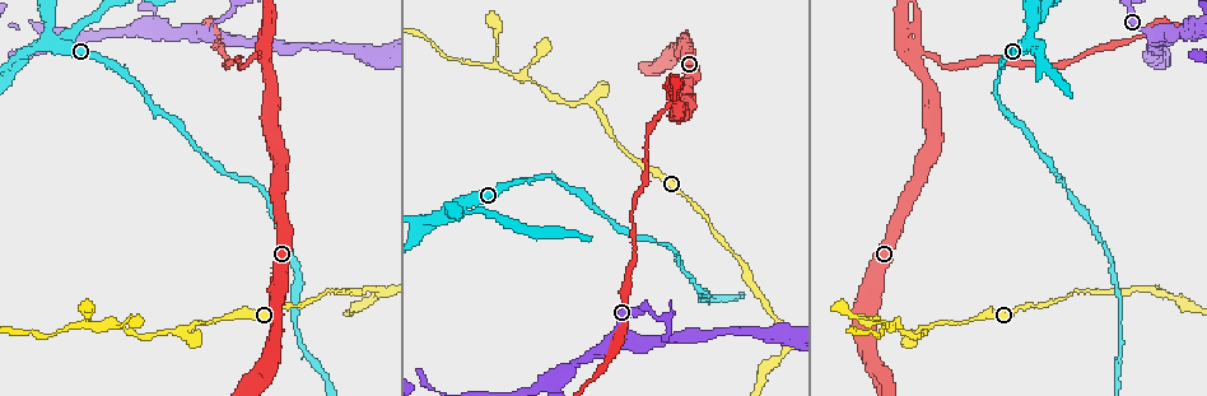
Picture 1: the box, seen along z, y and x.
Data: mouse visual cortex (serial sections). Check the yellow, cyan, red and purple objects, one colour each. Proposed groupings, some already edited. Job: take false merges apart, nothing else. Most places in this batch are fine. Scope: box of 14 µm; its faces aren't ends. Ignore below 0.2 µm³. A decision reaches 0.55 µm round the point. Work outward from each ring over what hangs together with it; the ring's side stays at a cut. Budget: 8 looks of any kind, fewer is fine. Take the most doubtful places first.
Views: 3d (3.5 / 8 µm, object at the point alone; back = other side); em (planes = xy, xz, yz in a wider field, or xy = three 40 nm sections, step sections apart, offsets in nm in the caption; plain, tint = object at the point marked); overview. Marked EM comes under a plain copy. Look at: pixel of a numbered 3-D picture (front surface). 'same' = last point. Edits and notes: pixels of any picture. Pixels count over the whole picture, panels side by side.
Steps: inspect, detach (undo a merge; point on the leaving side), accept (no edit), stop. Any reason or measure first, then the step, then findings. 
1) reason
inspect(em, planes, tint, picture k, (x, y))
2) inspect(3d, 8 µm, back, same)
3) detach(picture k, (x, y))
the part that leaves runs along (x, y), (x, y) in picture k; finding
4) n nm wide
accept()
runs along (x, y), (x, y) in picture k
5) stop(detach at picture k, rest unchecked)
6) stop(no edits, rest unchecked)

sharp bend
inspect(3d, 3.5 µm, picture 1, (1025, 40))

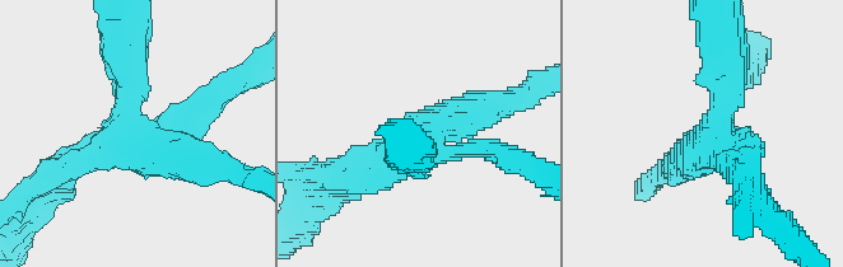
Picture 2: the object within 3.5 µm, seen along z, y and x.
inspect(em, xy, step 5, tint, picture 2, (149, 135))

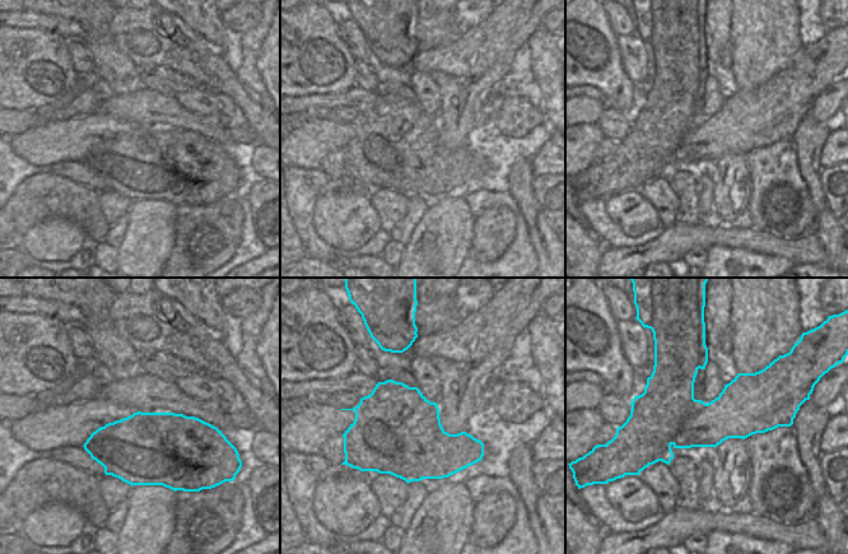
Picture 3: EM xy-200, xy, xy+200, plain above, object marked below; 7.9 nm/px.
cut it another way
inspect(em, xy, step 2, tint, same)

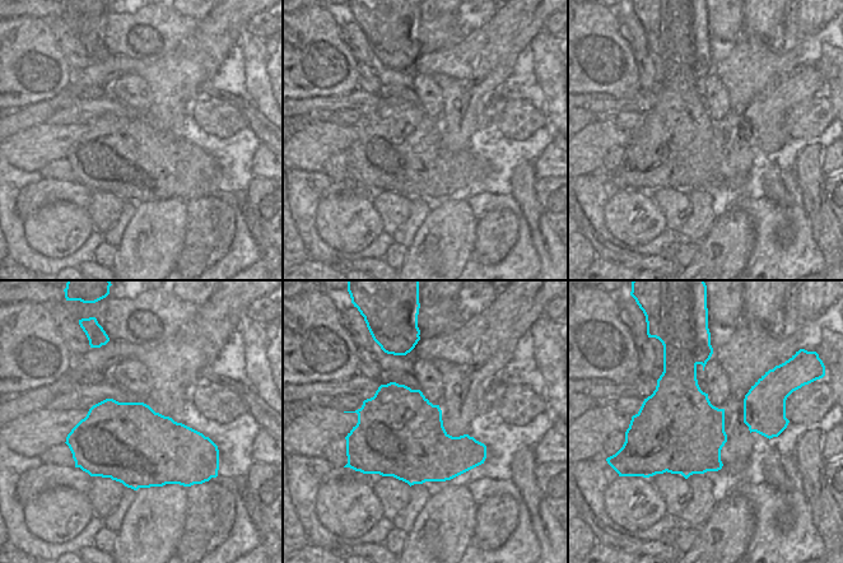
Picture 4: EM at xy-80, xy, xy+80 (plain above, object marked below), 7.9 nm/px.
detach(picture 2, (203, 116))
the part that leaves runs along (441, 153), (495, 150), (538, 176) in picture 2; two cells meet here

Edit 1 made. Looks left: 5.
see it whole again
inspect(overview)

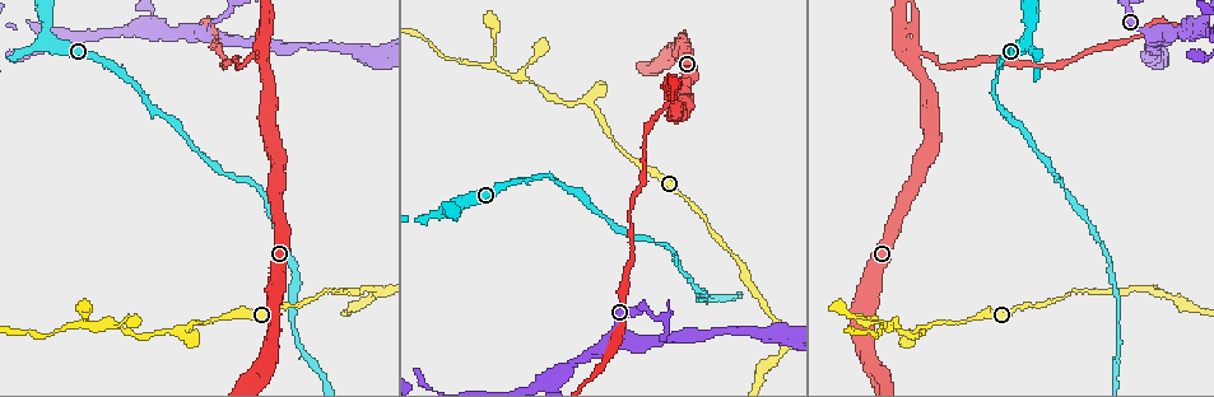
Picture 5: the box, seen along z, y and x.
abrupt turn
inspect(3d, 3.5 µm, picture 5, (89, 322))

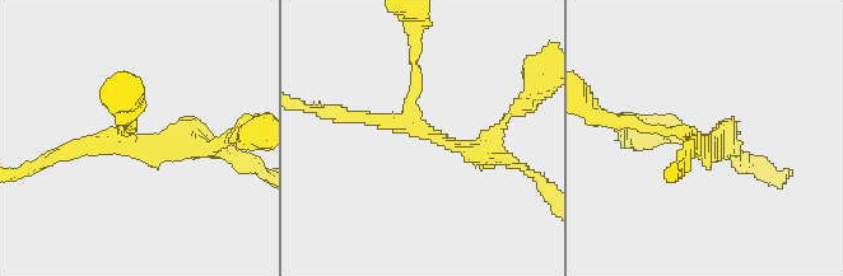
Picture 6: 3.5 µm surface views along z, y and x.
need the tissue
inspect(em, xy, step 1, tint, picture 6, (701, 146))

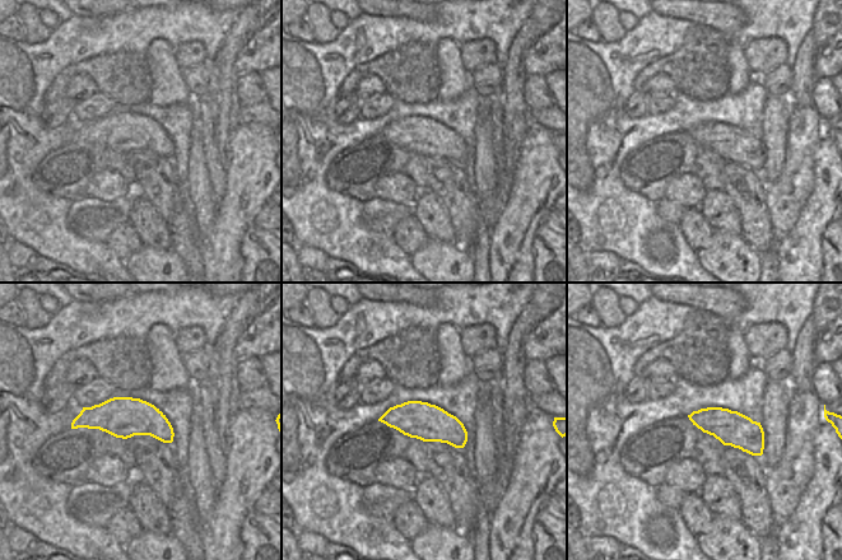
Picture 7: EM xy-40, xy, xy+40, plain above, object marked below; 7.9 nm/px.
inspect(em, xy, step 2, tint, same)

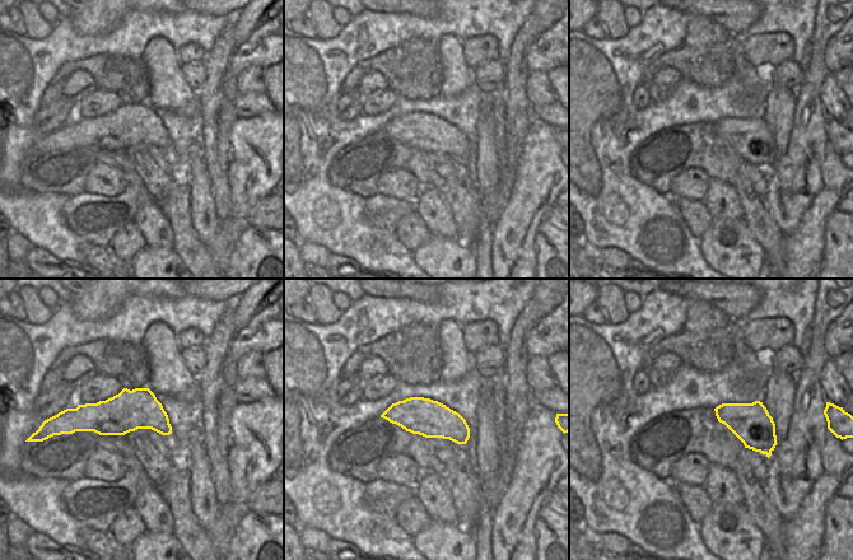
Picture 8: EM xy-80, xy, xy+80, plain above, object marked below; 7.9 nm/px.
accept()
runs along (492, 154), (410, 125), (414, 47) in picture 6; all the same cell

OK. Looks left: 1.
stop(detach at picture 2, rest unchecked)

